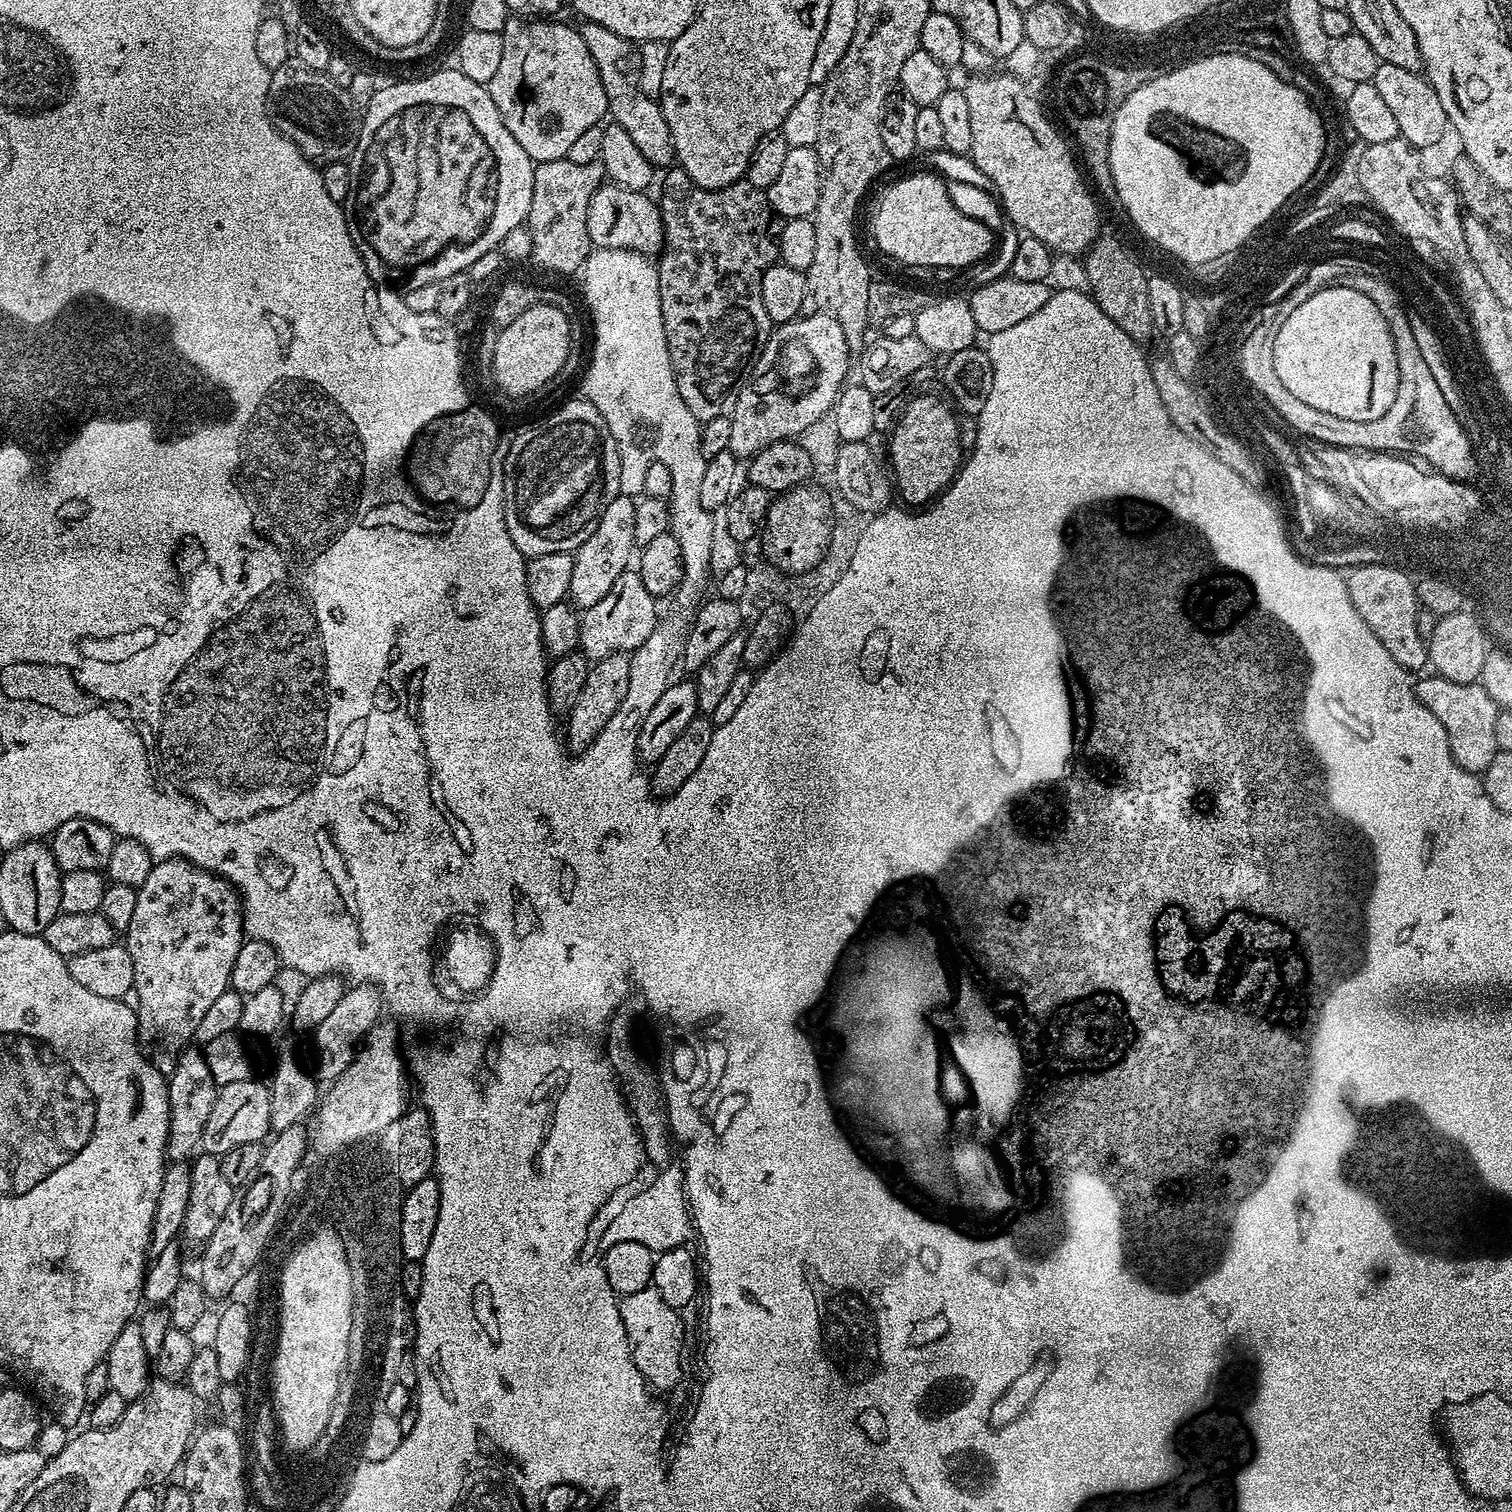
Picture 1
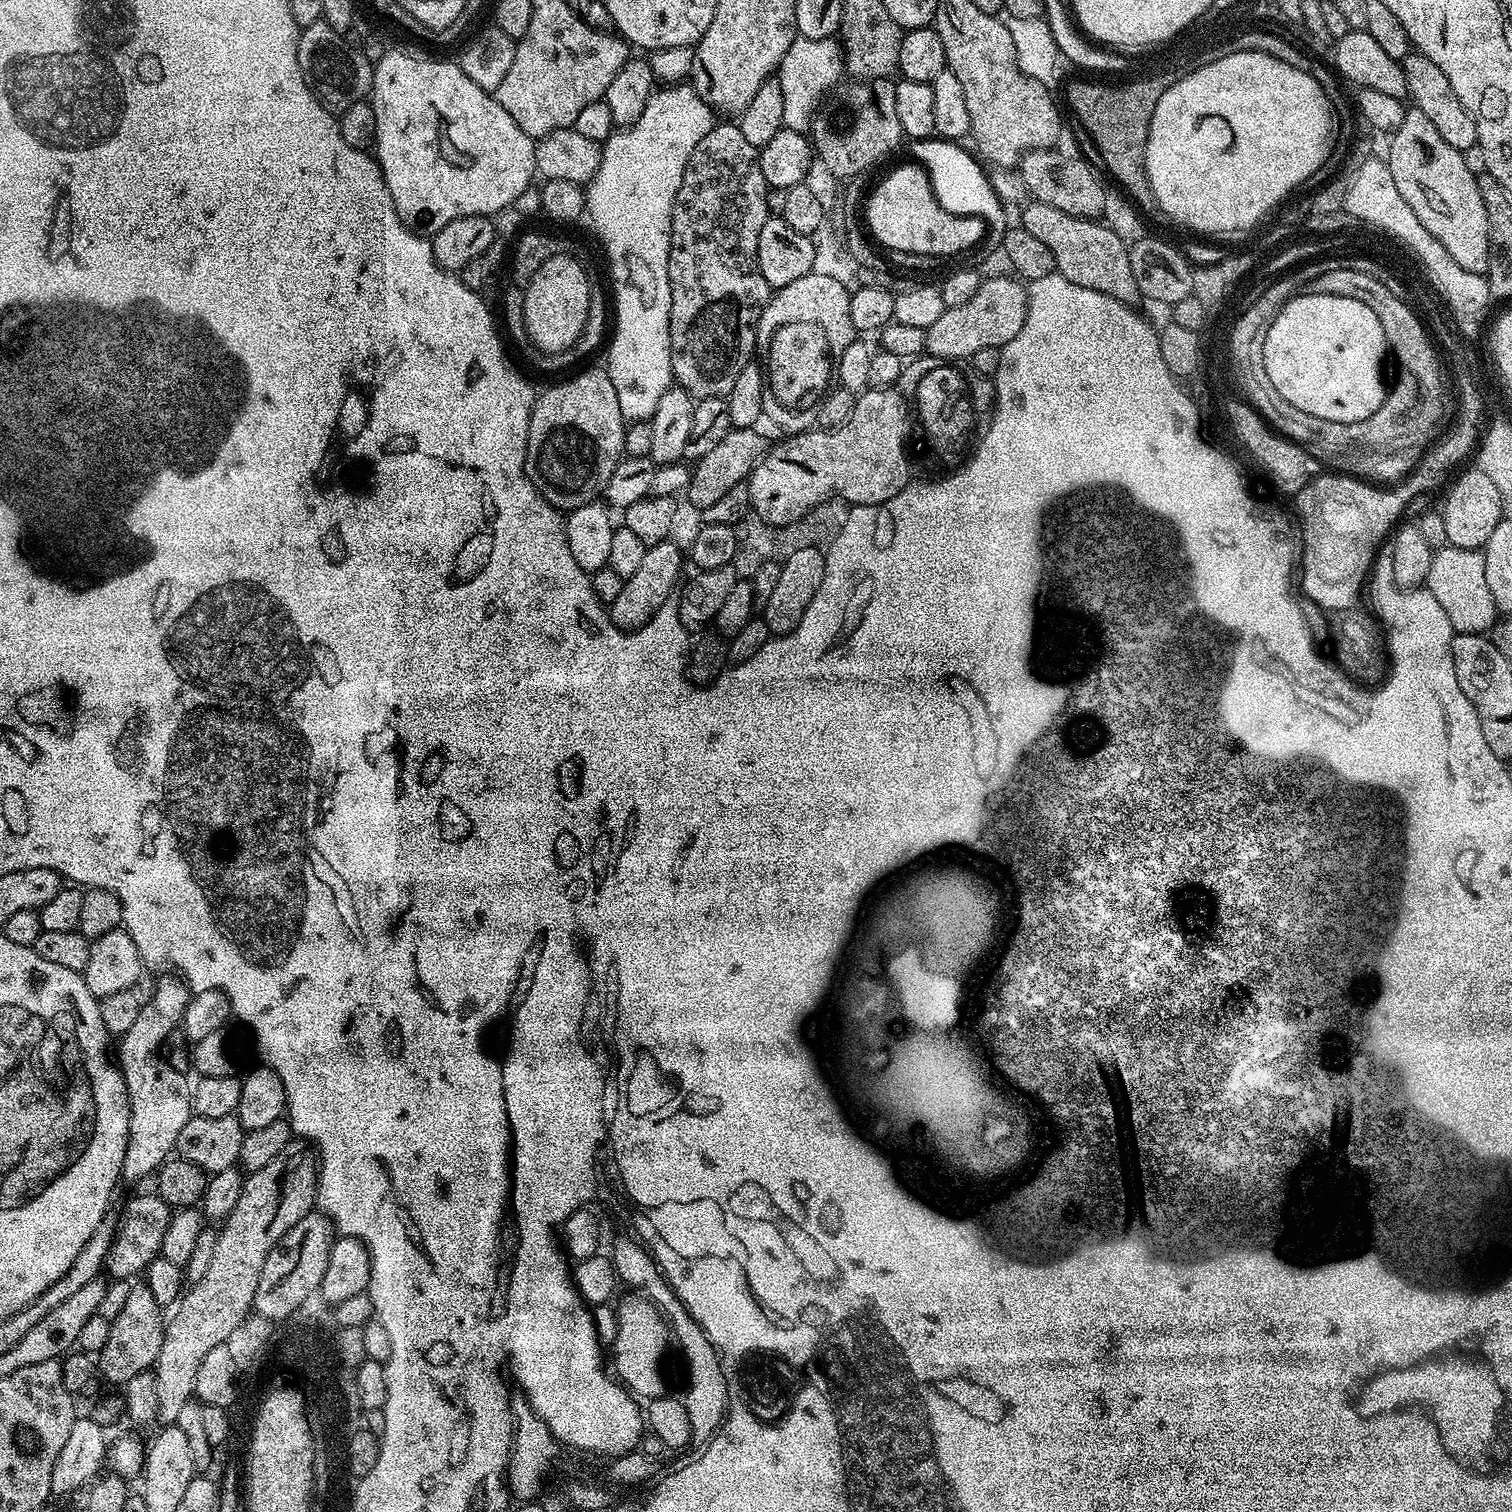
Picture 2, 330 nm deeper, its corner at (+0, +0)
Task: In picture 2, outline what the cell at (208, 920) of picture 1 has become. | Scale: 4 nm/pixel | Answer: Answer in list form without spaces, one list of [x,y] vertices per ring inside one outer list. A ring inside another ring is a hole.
[[[168,974],[156,984],[152,997],[147,997],[146,1003],[141,1007],[134,1026],[126,1030],[126,1034],[119,1037],[120,1060],[118,1067],[120,1077],[124,1079],[125,1090],[128,1092],[128,1136],[125,1146],[125,1154],[121,1160],[119,1175],[125,1180],[140,1180],[143,1176],[151,1177],[161,1164],[176,1152],[178,1134],[182,1134],[182,1126],[190,1122],[192,1115],[192,1094],[190,1080],[187,1080],[176,1068],[171,1068],[156,1051],[164,1044],[164,1039],[172,1031],[181,1027],[183,1012],[186,1010],[190,989],[183,979],[176,974]]]

